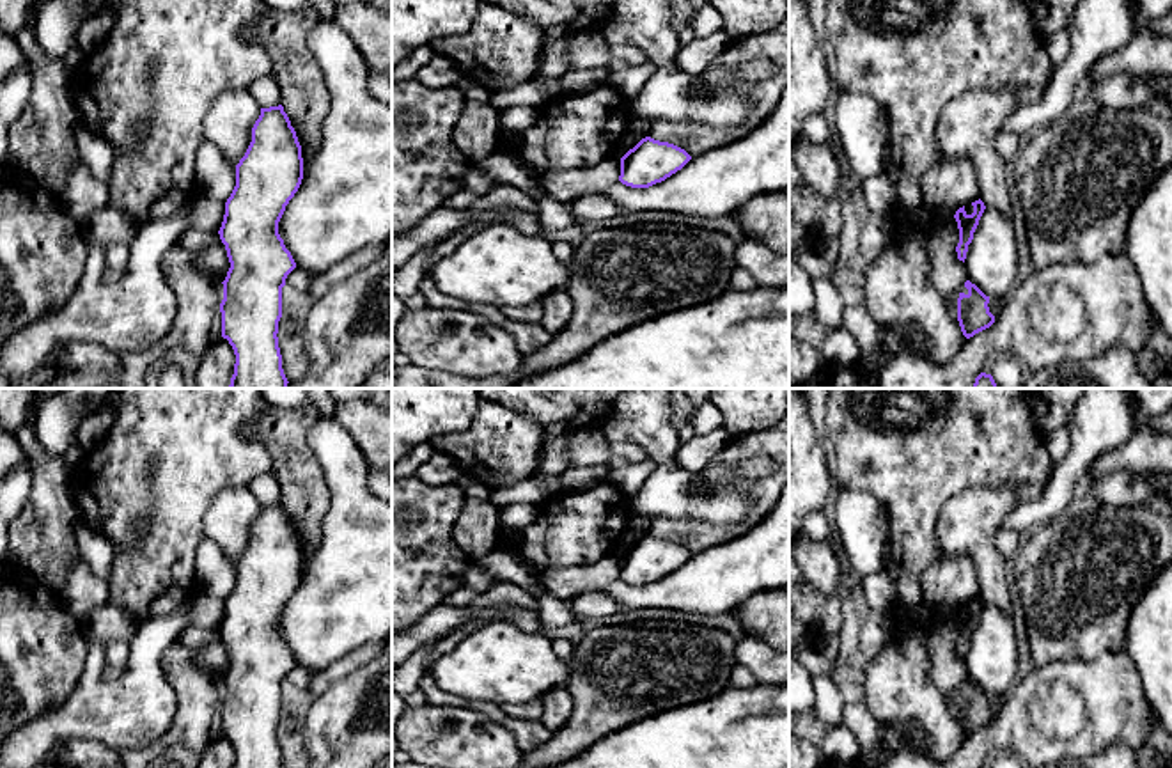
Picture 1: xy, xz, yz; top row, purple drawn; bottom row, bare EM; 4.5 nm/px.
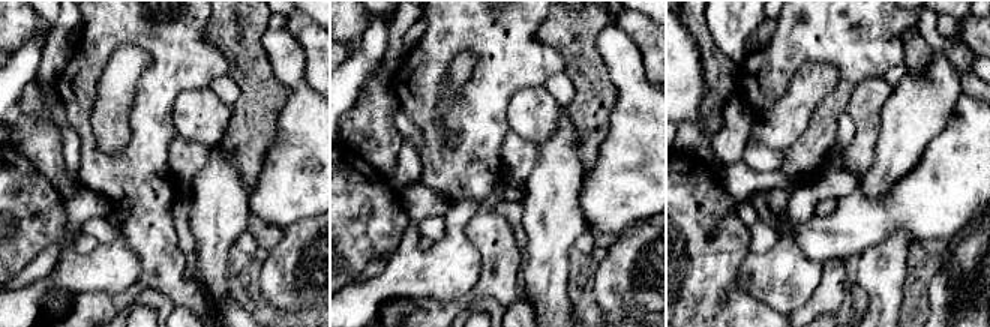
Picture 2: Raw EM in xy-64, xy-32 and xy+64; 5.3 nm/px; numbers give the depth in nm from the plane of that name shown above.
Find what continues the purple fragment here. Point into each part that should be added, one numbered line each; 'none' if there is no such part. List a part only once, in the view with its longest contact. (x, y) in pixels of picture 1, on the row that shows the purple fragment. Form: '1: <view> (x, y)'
none

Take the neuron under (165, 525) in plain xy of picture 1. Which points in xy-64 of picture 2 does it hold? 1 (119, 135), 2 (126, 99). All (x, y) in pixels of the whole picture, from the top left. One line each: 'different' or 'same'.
1: different
2: different

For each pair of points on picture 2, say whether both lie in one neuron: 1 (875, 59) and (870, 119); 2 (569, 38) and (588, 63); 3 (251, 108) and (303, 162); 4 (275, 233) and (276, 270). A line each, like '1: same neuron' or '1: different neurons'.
1: different neurons
2: same neuron
3: different neurons
4: different neurons

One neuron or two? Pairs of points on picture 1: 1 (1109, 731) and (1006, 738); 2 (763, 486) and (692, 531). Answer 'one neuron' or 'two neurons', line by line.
1: one neuron
2: one neuron

